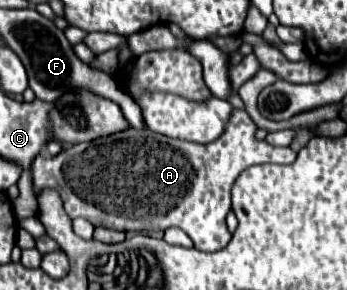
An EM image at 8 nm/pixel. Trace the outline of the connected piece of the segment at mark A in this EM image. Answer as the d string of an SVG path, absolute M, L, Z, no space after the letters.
M235 110L223 136L215 142L209 142L209 144L199 144L199 142L189 142L189 140L175 140L175 138L167 138L163 134L157 134L157 132L151 132L151 130L135 130L135 128L127 128L123 132L117 132L117 134L111 134L111 136L105 136L105 138L97 138L95 142L81 142L81 144L75 144L67 150L63 150L61 154L57 156L37 156L31 164L31 180L33 180L33 192L35 196L39 196L41 190L45 188L51 188L51 190L57 190L61 200L63 200L63 208L67 212L69 218L85 218L89 220L93 226L103 226L103 228L111 228L111 230L119 230L119 232L139 232L139 230L167 230L169 226L177 226L181 230L185 230L191 240L195 242L195 248L203 250L203 252L215 252L215 250L221 250L223 246L229 244L231 240L231 232L227 230L227 224L225 224L225 216L231 208L231 188L235 184L235 180L239 178L239 174L243 170L247 170L249 166L253 164L265 164L265 162L273 162L273 164L291 164L297 154L293 148L279 148L279 146L273 146L265 140L257 140L255 138L255 132L257 132L257 124L251 120L251 116L245 112L245 110Z

